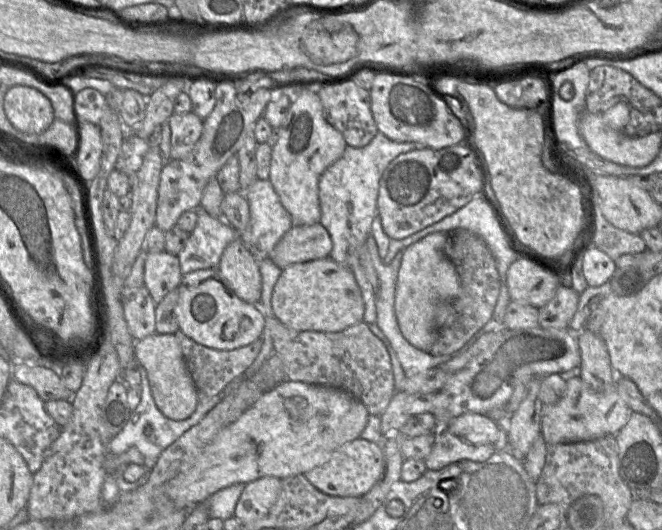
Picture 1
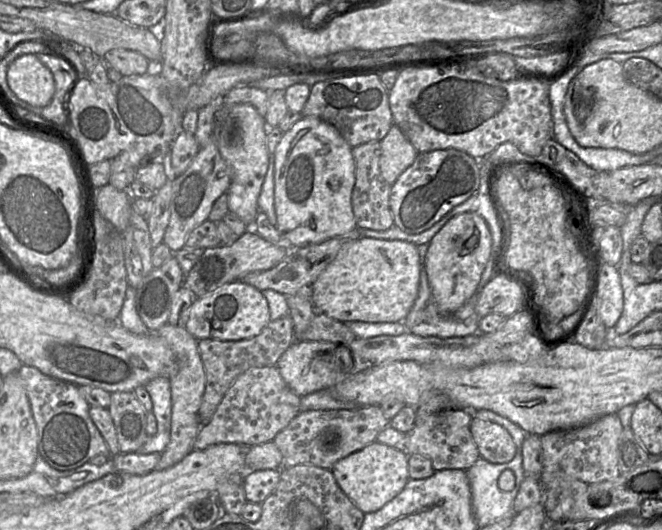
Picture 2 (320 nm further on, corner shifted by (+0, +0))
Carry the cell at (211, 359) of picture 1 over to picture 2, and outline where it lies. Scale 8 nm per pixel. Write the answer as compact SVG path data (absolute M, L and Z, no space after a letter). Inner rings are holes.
M289 314L277 320L271 320L260 334L253 338L235 341L198 340L197 346L206 375L205 390L199 408L200 425L211 420L227 390L239 375L250 368L277 364L281 355L294 341L294 324Z

